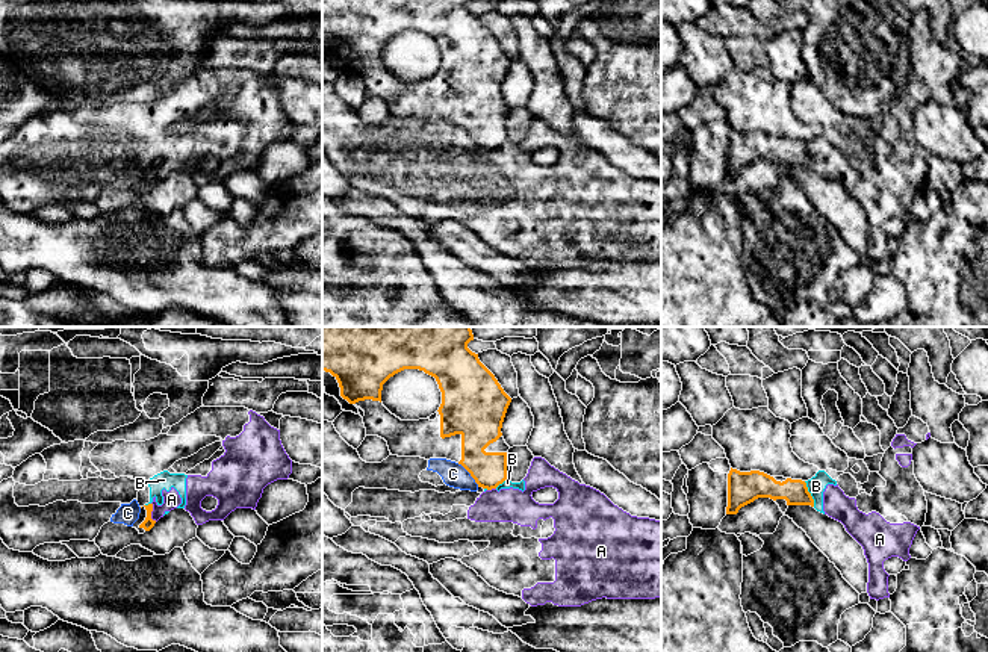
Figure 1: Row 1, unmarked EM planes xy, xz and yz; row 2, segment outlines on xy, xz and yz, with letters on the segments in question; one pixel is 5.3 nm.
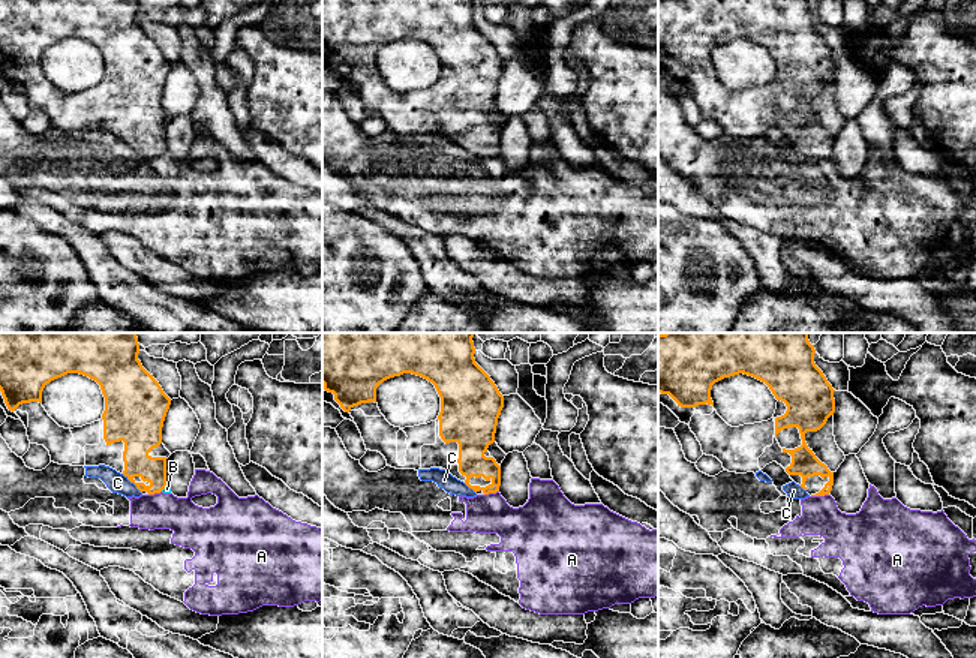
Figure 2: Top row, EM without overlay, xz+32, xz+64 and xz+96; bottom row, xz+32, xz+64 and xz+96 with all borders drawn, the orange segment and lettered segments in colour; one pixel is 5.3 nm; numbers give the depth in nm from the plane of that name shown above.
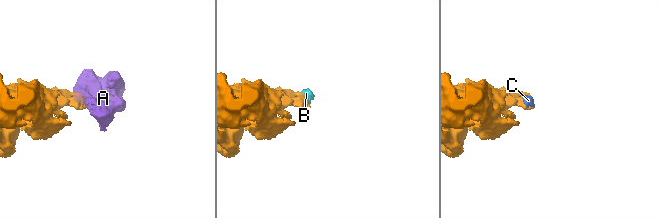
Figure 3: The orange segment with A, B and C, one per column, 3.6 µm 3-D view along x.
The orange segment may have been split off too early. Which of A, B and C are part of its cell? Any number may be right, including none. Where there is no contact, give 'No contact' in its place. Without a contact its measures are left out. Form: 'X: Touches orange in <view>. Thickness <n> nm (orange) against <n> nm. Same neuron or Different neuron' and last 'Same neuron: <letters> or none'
A: Touches orange in xy. Thickness 60 nm (orange) against 100 nm. Different neuron
B: Touches orange in yz. Thickness 140 nm (orange) against 100 nm. Different neuron
C: Touches orange in xz. Thickness 200 nm (orange) against 130 nm. Different neuron
Same neuron: none

